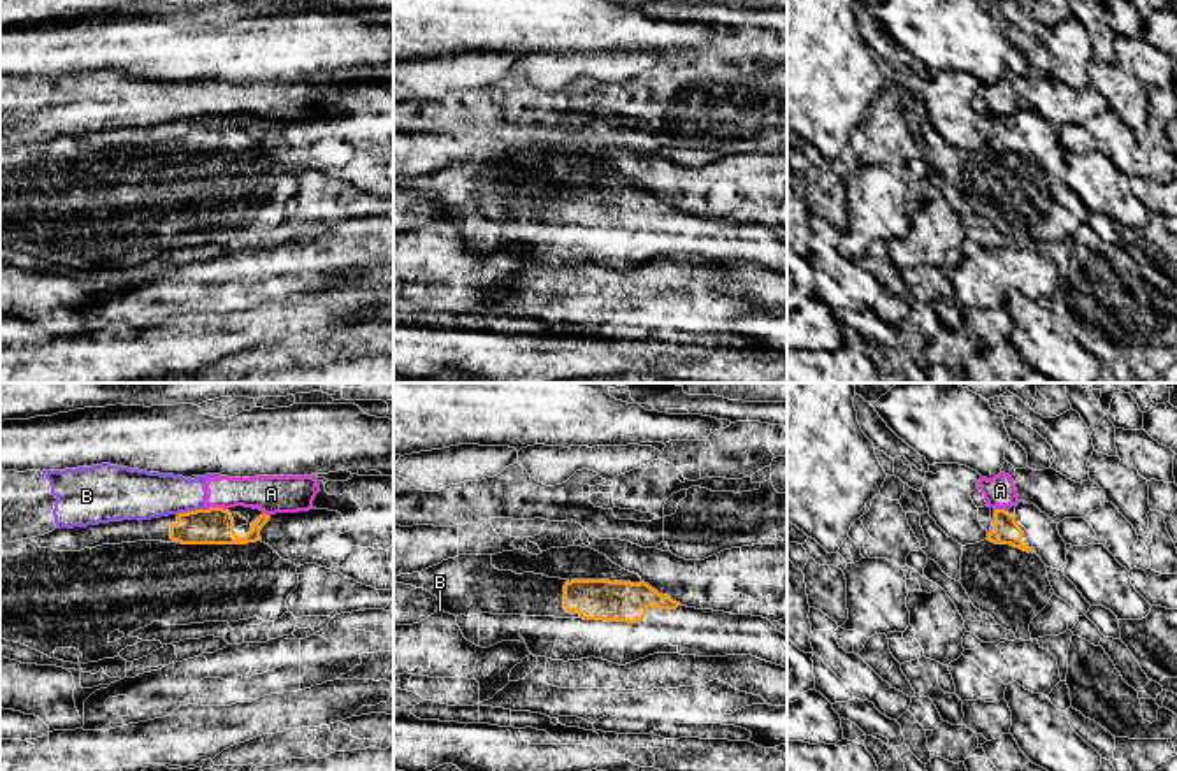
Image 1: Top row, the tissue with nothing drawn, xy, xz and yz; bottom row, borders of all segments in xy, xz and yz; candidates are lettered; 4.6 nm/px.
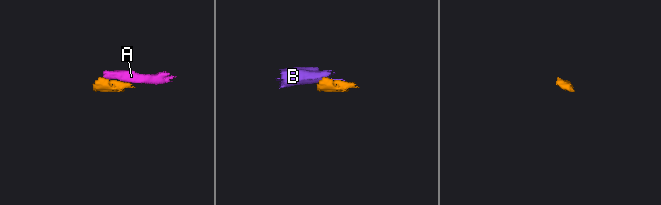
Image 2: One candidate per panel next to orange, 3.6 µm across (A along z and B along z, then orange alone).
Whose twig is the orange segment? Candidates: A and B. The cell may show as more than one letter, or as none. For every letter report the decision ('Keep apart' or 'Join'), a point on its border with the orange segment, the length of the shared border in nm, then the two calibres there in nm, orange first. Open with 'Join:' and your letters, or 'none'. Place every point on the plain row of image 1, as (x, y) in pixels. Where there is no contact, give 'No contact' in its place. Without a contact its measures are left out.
Join: none
A: Keep apart. Touches orange at xy (222, 115). Shared border 70 nm. Thickness 170 nm (orange) against 180 nm
B: Keep apart. Touches orange at xy (195, 116). Shared border 170 nm. Thickness 170 nm (orange) against 220 nm

